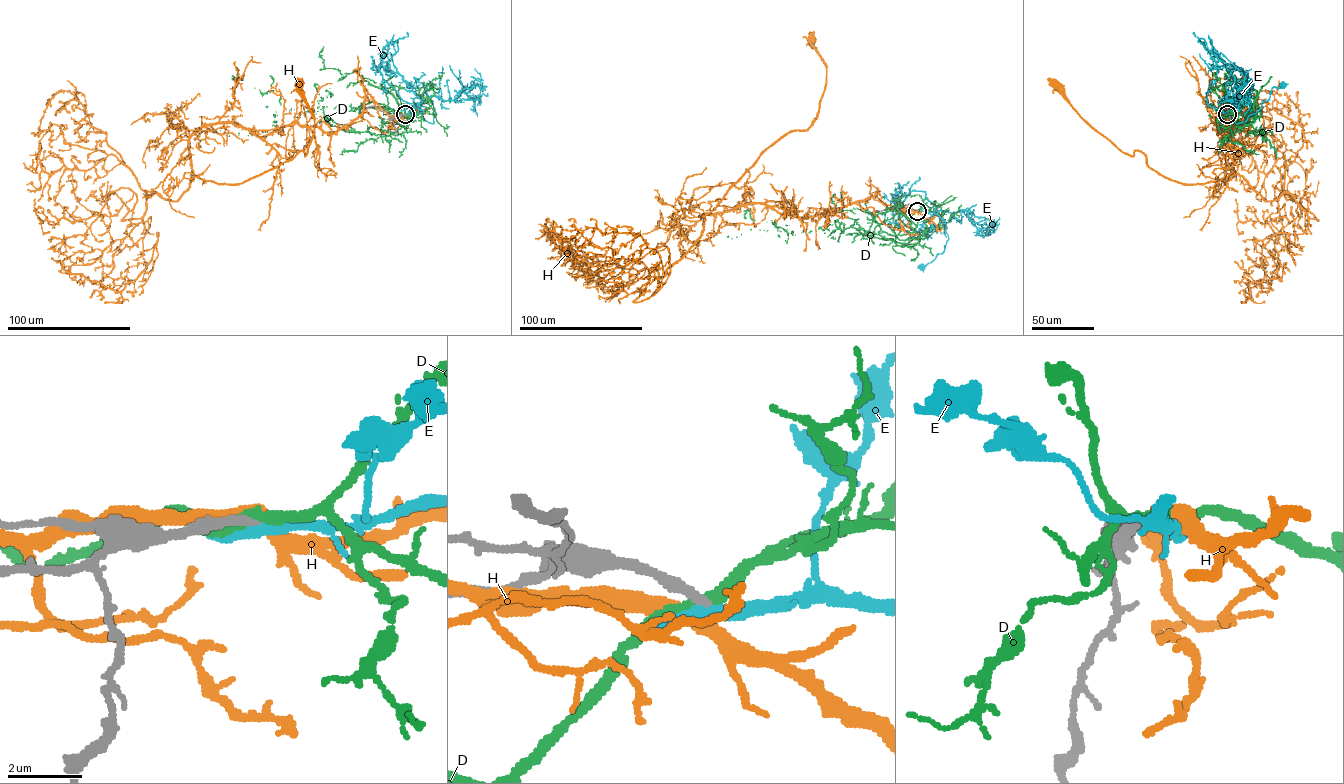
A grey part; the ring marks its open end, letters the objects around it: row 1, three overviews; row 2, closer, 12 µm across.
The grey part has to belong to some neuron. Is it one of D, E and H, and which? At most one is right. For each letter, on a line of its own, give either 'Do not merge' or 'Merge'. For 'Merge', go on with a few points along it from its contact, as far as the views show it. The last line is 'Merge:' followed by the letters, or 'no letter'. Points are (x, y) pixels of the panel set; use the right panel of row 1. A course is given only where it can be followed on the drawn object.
D: Do not merge
E: Do not merge
H: Do not merge
Merge: no letter

